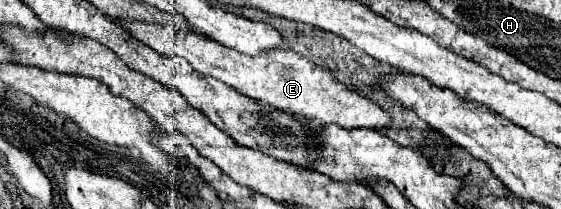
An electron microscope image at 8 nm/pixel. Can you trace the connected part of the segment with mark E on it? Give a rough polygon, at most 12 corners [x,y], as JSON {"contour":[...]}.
{"contour":[[120,21],[162,55],[344,129],[390,115],[294,51],[250,57],[174,25]]}

